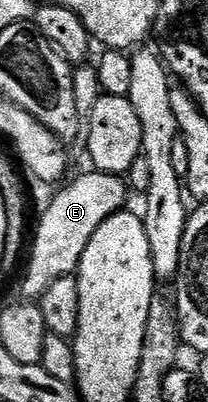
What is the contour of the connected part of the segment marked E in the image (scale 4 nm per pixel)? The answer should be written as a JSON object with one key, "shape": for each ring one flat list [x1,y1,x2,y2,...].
{"shape":[[89,171,83,176,76,177,67,188,57,189,59,192,51,198,50,205,43,210,42,217,38,220,38,229,35,232,33,229,32,247,29,249,28,263,21,277,22,292,26,295,23,297,27,301,34,302,41,298,52,286,52,282,65,276,74,276,88,242,92,242,92,234,100,230,105,220,127,207,128,184,121,175,113,172]]}

